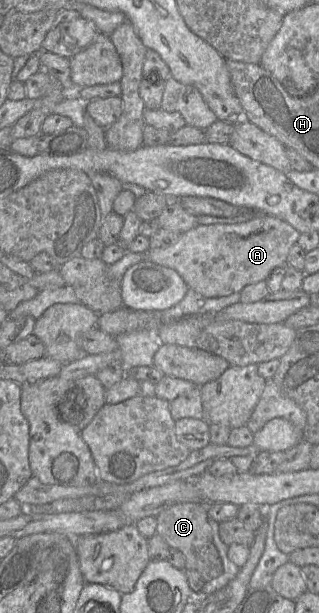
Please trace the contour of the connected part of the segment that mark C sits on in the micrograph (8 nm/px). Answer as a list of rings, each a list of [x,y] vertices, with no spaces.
[[[180,503],[172,505],[156,516],[156,534],[161,536],[170,548],[175,548],[185,556],[184,573],[195,594],[200,594],[203,586],[223,573],[223,564],[213,543],[212,528],[208,522],[207,505],[212,503]]]

